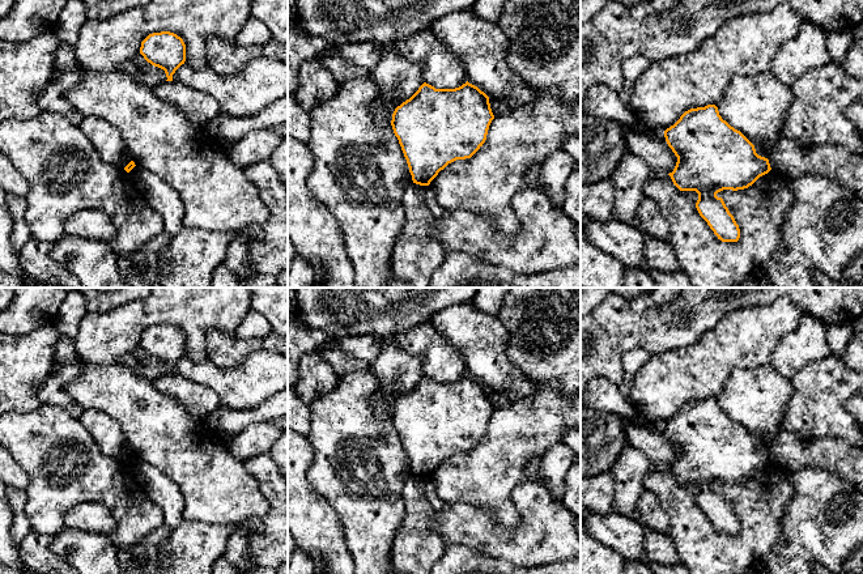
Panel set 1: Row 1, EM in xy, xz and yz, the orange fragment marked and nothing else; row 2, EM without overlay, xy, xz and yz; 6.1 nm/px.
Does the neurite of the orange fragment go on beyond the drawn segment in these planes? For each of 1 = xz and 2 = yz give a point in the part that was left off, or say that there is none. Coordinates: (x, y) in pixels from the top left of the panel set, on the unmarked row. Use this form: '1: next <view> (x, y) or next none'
1: next none
2: next none

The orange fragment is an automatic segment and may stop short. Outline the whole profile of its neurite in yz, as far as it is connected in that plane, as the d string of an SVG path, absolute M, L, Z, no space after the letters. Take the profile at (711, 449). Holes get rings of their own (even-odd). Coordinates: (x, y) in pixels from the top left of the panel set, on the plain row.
M715 397L685 404L673 418L664 424L664 430L677 450L673 464L668 467L673 477L680 484L698 486L696 501L718 532L737 535L740 531L739 518L723 492L718 490L717 486L723 482L748 481L771 463L769 452L758 448L754 438L740 424L722 412Z

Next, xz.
M468 374L455 382L435 382L424 375L409 392L395 401L391 413L413 476L429 479L448 456L456 452L471 451L485 435L493 412L494 408L490 401L489 390Z

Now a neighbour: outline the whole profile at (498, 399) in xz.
M489 390L489 396L494 411L506 408L514 403L505 392L501 391Z

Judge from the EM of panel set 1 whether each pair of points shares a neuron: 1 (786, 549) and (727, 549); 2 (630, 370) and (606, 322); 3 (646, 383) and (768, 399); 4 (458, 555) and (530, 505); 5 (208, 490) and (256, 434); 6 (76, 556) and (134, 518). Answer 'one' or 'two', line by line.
1: two
2: two
3: two
4: two
5: two
6: two

